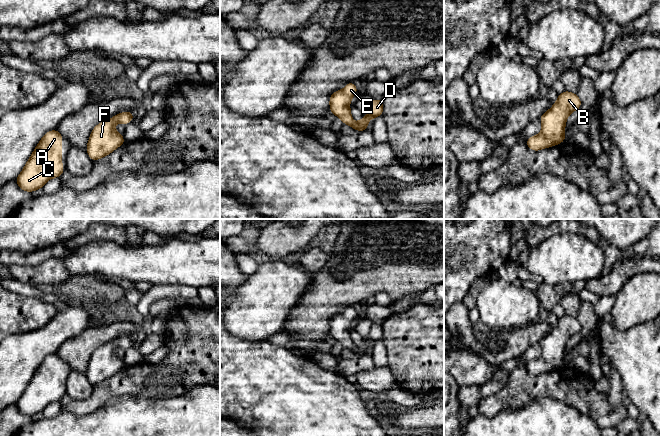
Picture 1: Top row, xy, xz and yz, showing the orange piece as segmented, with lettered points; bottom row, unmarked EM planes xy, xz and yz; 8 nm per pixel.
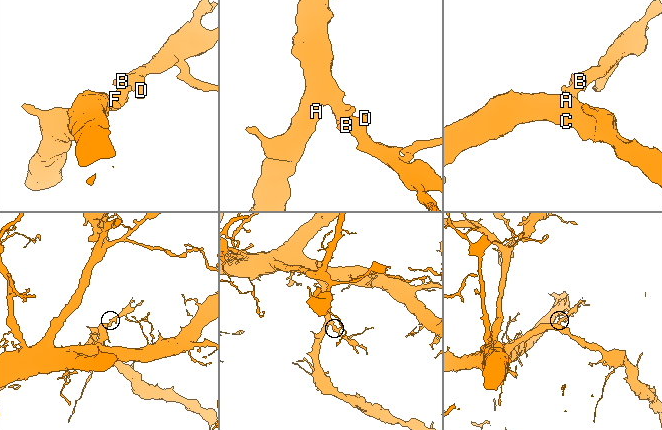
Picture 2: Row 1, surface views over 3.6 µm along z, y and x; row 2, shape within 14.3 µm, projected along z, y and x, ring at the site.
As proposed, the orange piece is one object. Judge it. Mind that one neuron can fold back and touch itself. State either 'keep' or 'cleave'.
keep

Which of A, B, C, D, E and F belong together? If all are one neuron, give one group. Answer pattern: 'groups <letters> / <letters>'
groups A B C D E F

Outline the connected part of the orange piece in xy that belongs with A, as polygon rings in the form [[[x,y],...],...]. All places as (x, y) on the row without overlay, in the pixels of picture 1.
[[[56,353],[48,355],[42,361],[23,394],[15,403],[20,413],[33,416],[41,413],[48,404],[60,401],[64,397],[62,391],[62,361]]]

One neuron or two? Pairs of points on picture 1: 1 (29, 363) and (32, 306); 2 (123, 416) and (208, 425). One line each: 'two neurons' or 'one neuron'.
1: two neurons
2: one neuron

